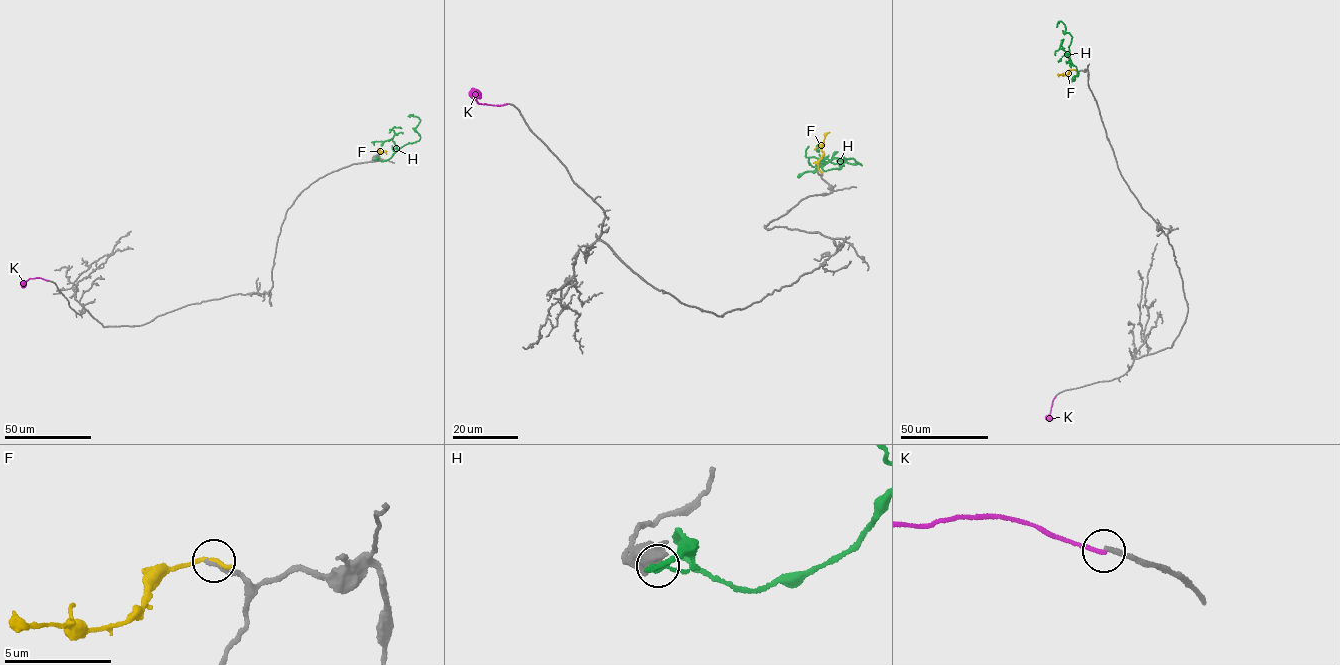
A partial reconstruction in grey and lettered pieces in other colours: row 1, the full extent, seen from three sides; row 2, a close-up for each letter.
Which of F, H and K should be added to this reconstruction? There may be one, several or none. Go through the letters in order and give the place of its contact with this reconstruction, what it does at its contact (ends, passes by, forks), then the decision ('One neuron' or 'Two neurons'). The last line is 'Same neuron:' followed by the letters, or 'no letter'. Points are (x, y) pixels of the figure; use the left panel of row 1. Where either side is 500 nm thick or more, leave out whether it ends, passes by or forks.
F: Touches grey at (379, 152). It ends there. Two neurons
H: Touches grey at (375, 159). Two neurons
K: Touches grey at (48, 280). It ends there. Two neurons
Same neuron: no letter

